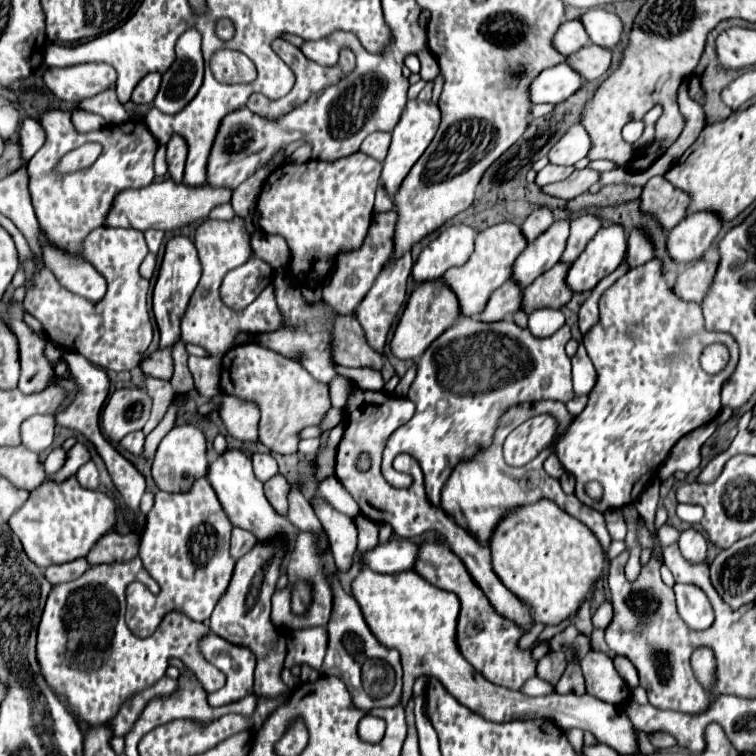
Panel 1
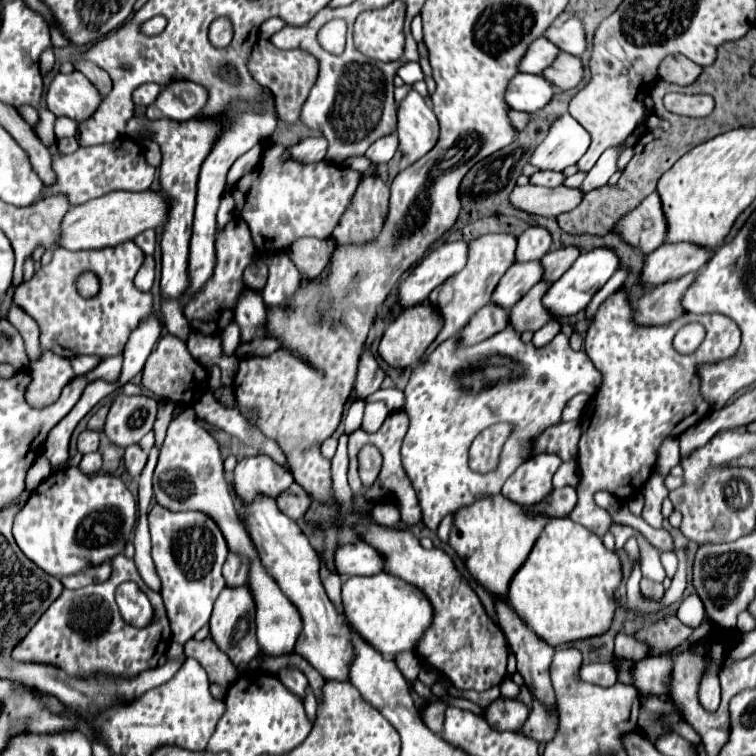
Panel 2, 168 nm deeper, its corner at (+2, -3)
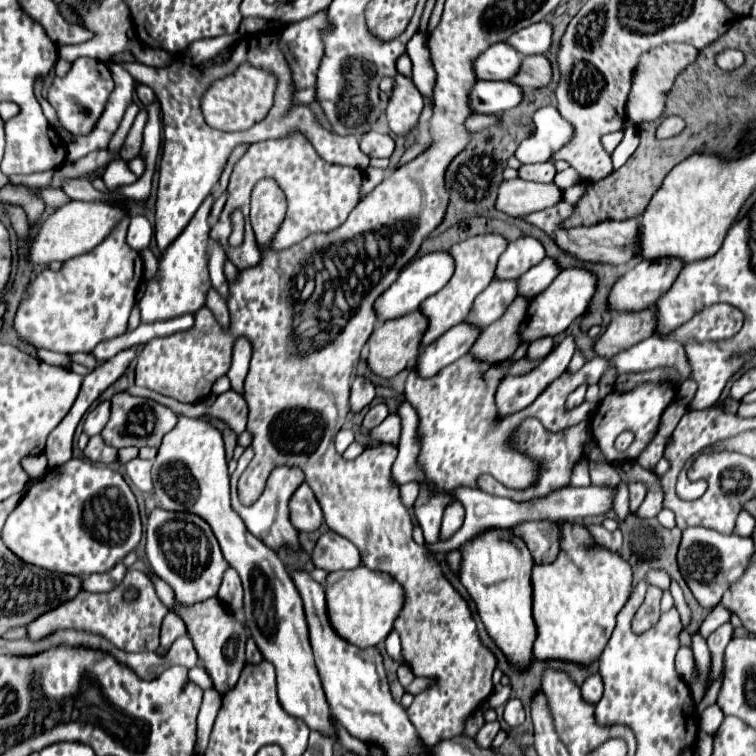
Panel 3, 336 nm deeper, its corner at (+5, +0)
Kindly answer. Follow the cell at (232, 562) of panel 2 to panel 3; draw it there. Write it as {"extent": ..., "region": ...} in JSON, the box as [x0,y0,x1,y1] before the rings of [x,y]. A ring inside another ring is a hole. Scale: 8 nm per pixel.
{"extent":[219,568,243,612],"region":[[[227,568],[227,572],[223,574],[223,582],[219,588],[219,596],[231,606],[235,608],[235,612],[239,608],[243,608],[243,588],[241,588],[241,578],[237,576],[237,572],[233,568]]]}

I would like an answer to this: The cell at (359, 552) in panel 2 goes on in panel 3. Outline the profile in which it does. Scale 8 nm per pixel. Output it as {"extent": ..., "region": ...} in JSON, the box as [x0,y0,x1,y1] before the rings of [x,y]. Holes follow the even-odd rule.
{"extent":[313,532,361,572],"region":[[[325,532],[313,548],[313,564],[327,572],[353,570],[361,566],[361,554],[353,542],[337,532]]]}

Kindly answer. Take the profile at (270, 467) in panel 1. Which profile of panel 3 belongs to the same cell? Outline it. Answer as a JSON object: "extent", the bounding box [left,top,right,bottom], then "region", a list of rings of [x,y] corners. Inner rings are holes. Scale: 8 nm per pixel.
{"extent":[231,448,303,550],"region":[[[245,448],[243,456],[241,456],[239,462],[237,462],[237,470],[235,470],[233,476],[231,476],[231,506],[233,506],[233,510],[243,518],[247,530],[249,530],[255,538],[259,538],[261,542],[265,542],[269,548],[277,550],[277,548],[283,546],[283,544],[289,544],[289,546],[297,548],[297,530],[295,530],[293,524],[289,522],[287,502],[289,502],[289,496],[291,496],[291,494],[299,488],[299,484],[303,482],[303,472],[301,472],[299,468],[289,468],[289,466],[277,466],[277,468],[273,468],[271,474],[269,474],[269,478],[267,478],[267,486],[265,486],[263,494],[259,496],[259,500],[257,500],[255,504],[251,504],[251,506],[243,506],[243,504],[239,502],[239,498],[237,498],[237,480],[239,480],[239,476],[241,476],[241,472],[247,468],[247,464],[251,462],[251,458],[253,458],[251,448]]]}

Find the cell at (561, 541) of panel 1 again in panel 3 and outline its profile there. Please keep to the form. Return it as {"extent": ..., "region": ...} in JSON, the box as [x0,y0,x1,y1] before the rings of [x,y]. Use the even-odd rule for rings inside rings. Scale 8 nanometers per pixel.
{"extent":[531,522,631,664],"region":[[[561,522],[559,554],[551,564],[535,564],[531,570],[533,620],[537,638],[533,656],[539,660],[559,658],[579,664],[591,664],[603,652],[615,628],[617,612],[631,592],[631,568],[613,550],[599,548],[587,526]]]}

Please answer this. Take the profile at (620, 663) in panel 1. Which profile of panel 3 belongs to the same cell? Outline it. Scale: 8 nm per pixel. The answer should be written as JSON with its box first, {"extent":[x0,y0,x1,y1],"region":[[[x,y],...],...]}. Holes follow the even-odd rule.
{"extent":[581,672,603,702],"region":[[[599,672],[587,676],[587,680],[581,686],[581,694],[585,696],[587,702],[597,702],[603,696],[603,680]]]}

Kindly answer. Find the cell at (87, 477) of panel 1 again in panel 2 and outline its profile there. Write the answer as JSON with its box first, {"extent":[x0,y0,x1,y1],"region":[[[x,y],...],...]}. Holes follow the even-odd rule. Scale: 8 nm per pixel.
{"extent":[80,451,102,475],"region":[[[98,451],[84,455],[82,461],[80,461],[80,469],[82,469],[82,473],[86,473],[86,475],[100,471],[100,467],[102,467],[102,455],[100,455]]]}

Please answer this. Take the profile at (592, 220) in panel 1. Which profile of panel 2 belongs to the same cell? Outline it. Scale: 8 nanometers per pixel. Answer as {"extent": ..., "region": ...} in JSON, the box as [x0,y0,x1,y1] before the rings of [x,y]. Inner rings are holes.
{"extent":[542,247,580,283],"region":[[[564,247],[564,249],[558,249],[554,253],[548,253],[546,257],[542,257],[542,281],[548,281],[548,283],[554,283],[558,281],[570,267],[572,263],[578,259],[580,251],[576,247]]]}

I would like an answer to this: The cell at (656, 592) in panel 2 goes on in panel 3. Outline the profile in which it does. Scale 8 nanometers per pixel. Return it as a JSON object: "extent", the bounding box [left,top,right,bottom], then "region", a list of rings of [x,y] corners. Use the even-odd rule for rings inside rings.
{"extent":[633,586,661,632],"region":[[[649,586],[647,588],[647,596],[645,596],[645,602],[641,604],[641,608],[637,610],[635,614],[635,626],[633,630],[635,632],[645,632],[649,630],[657,620],[659,620],[659,602],[661,602],[661,588],[657,586]]]}

